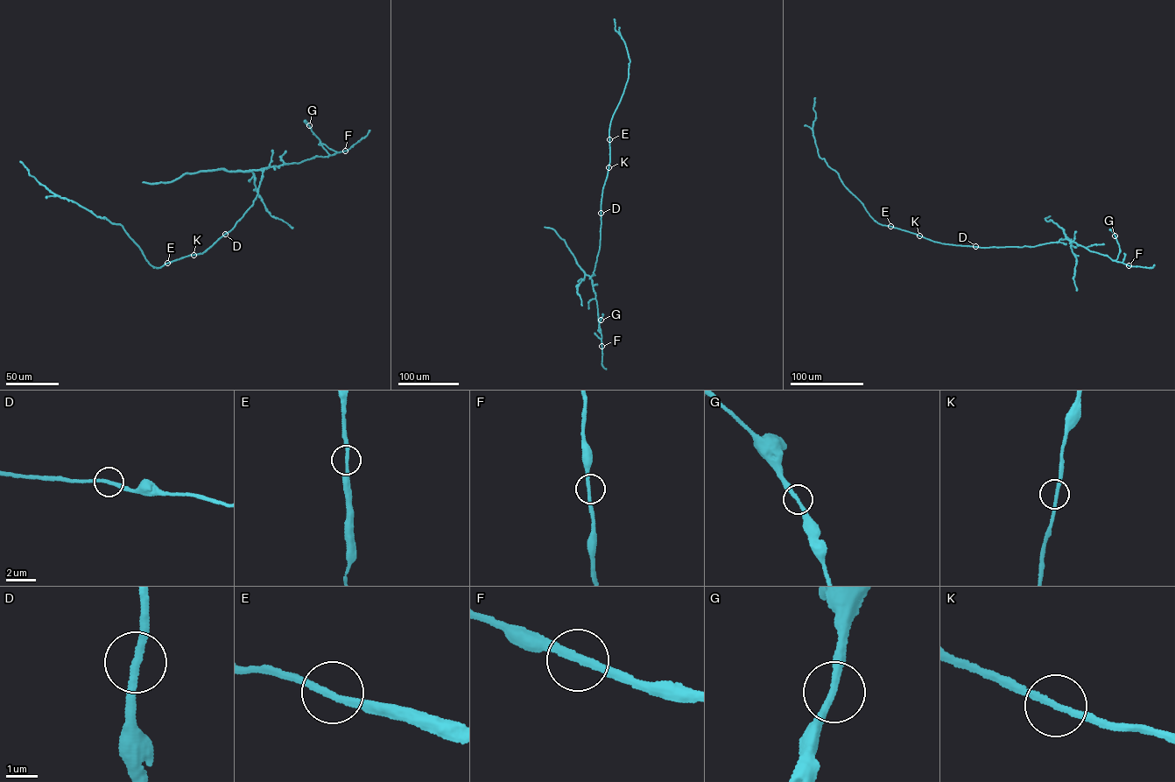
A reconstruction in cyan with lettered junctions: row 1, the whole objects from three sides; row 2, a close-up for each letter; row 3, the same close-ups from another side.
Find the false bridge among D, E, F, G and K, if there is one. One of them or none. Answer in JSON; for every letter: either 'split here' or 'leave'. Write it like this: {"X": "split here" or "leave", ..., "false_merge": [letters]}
{"D": "leave", "E": "leave", "F": "leave", "G": "leave", "K": "leave", "false_merge": []}

